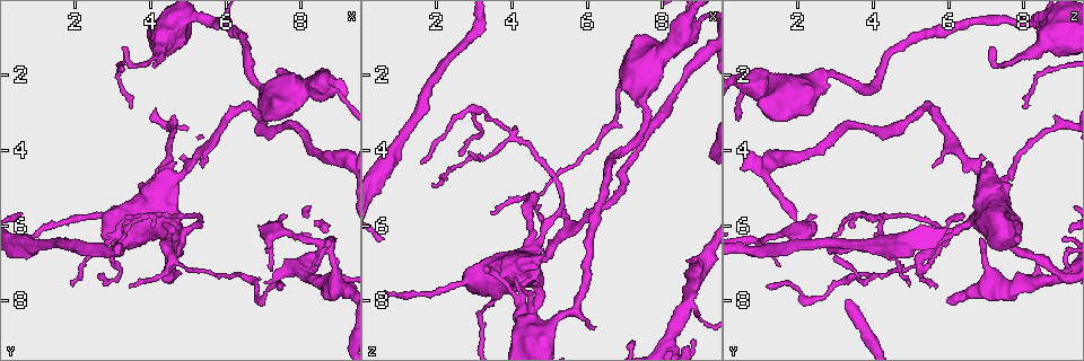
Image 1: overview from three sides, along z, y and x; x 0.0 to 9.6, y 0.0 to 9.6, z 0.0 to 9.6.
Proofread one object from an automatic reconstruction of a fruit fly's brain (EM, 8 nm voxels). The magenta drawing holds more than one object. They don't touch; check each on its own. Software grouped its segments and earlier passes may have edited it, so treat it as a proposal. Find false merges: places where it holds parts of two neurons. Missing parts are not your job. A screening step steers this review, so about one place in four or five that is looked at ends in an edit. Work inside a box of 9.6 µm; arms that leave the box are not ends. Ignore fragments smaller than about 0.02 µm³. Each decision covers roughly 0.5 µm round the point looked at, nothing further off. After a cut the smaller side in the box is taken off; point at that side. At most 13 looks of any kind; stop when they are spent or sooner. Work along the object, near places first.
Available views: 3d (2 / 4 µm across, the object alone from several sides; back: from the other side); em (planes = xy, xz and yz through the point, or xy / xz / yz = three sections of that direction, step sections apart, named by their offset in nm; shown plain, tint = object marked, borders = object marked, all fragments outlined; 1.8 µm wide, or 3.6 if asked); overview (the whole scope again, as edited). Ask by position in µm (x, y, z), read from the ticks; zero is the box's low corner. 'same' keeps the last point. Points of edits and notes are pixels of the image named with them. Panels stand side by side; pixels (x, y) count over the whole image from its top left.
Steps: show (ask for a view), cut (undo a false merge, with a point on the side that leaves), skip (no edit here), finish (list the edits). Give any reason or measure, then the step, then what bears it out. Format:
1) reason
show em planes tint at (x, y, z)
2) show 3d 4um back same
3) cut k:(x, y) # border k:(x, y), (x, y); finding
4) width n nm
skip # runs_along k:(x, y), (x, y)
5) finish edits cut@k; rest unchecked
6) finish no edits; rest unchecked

thick turns thin
show em 3.6um planes tint at (2.80, 5.80, 7.45)

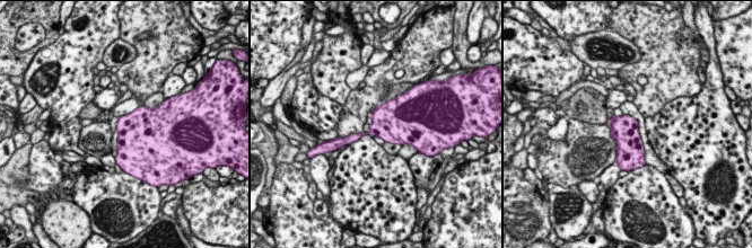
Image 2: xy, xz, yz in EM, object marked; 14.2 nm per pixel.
skip # all the same neuron

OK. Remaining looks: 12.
thick turns thin
show em xz step 8 plain at (4.70, 6.70, 7.85)

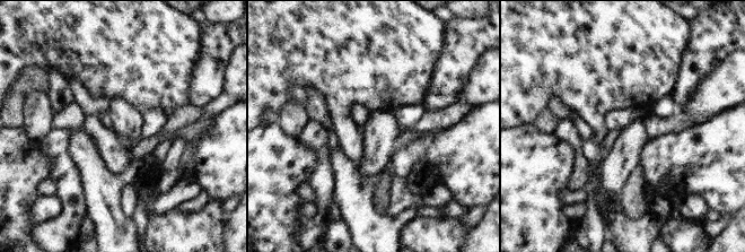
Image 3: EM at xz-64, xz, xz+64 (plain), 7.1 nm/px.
where the object lies
show em xz step 8 tint same

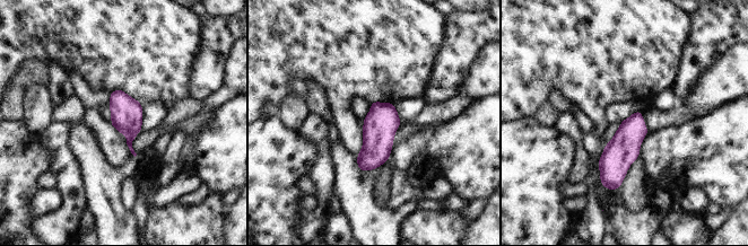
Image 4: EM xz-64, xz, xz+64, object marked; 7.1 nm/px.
skip # one neuron here

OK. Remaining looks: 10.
sudden change in width
show 3d 4um at (4.25, 4.85, 7.60)

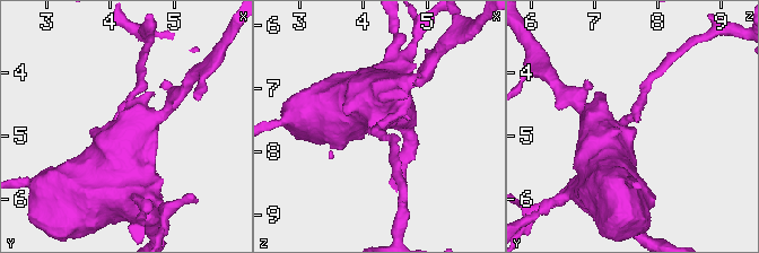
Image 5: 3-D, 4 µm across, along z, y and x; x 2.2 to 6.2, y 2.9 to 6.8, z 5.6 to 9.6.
now the EM
show em 3.6um xz step 4 plain at (4.25, 4.85, 7.55)

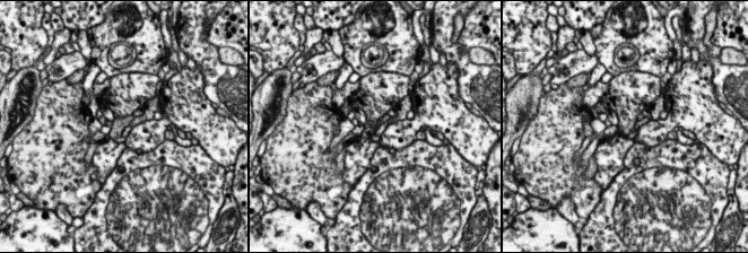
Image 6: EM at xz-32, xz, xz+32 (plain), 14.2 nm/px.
with the object marked
show em 3.6um xz step 4 tint same

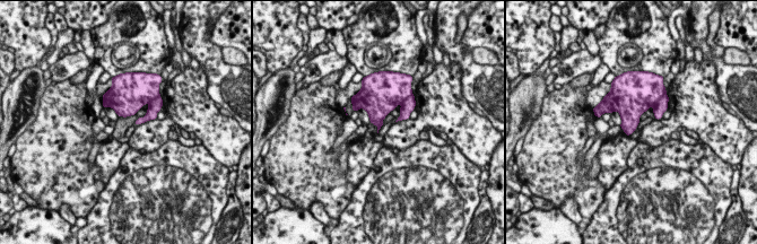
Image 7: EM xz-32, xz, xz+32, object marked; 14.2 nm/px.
cut 7:(661, 105) # border 7:(659, 98), (653, 103); a second neuron is stuck on

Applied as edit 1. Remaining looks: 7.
sharp bend
show em 3.6um xz step 16 tint at (6.70, 2.80, 5.40)

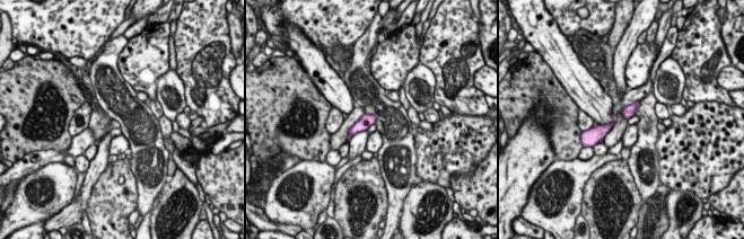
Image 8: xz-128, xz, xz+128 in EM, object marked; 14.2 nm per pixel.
cut it another way
show em 3.6um planes tint same

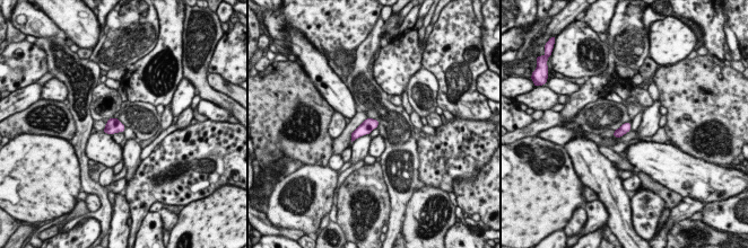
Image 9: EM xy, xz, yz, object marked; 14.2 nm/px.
skip # one neuron here

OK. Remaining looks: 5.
thin arm on a thick one
show 3d 4um at (8.60, 2.20, 0.55)

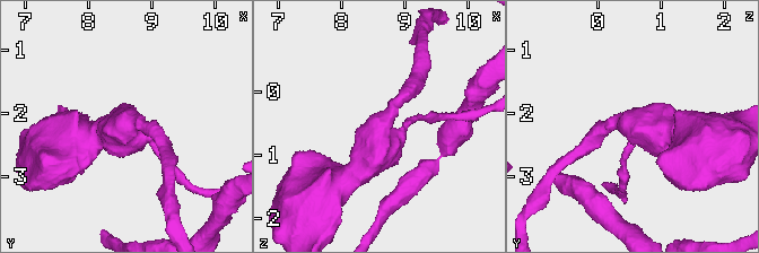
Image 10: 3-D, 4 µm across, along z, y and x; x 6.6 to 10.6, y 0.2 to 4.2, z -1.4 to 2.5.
arms 3
show em xz step 16 tint at (8.60, 2.20, 0.60)

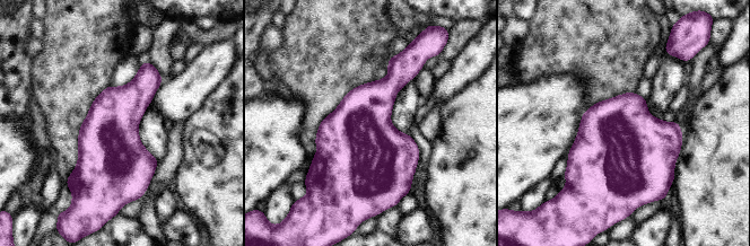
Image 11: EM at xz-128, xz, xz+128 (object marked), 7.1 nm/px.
another direction
show em planes tint same

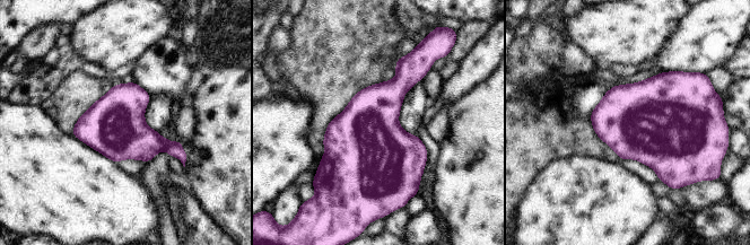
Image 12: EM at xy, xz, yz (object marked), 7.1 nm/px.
skip # continuous, no second neuron

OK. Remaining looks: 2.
finish edits cut@7; rest unchecked

